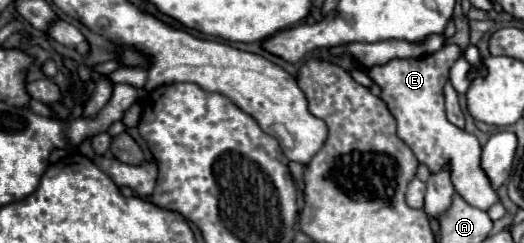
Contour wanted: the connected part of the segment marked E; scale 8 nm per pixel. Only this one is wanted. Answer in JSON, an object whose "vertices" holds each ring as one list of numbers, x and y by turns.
{"vertices":[[446,43,440,51,420,59,394,59,392,63,370,67,368,75,380,85,380,97,398,123,398,137,414,151,418,161,428,165,430,171,436,171,436,167,444,165,444,159,452,159,452,183,456,193,474,207,488,211,500,197,480,165,480,143,474,135,452,125,444,111,444,83,460,55,462,51,456,45]]}

